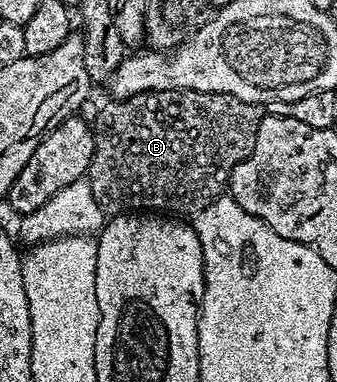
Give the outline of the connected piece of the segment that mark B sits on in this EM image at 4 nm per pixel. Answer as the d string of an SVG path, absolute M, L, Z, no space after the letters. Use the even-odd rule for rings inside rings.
M179 88L141 92L126 100L111 99L109 103L92 120L94 153L88 173L92 195L106 214L153 210L158 214L193 217L227 191L232 170L244 162L256 146L256 134L263 117L259 105L244 102L232 94Z

